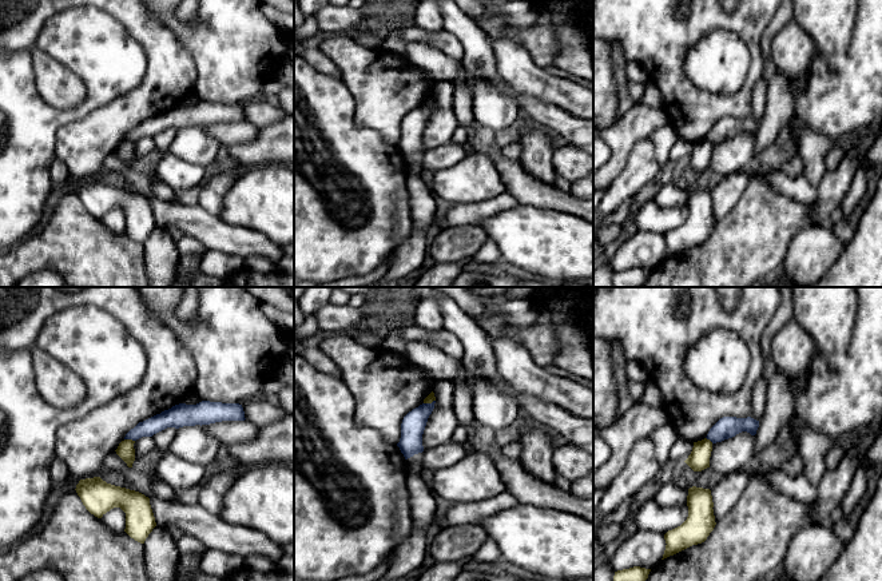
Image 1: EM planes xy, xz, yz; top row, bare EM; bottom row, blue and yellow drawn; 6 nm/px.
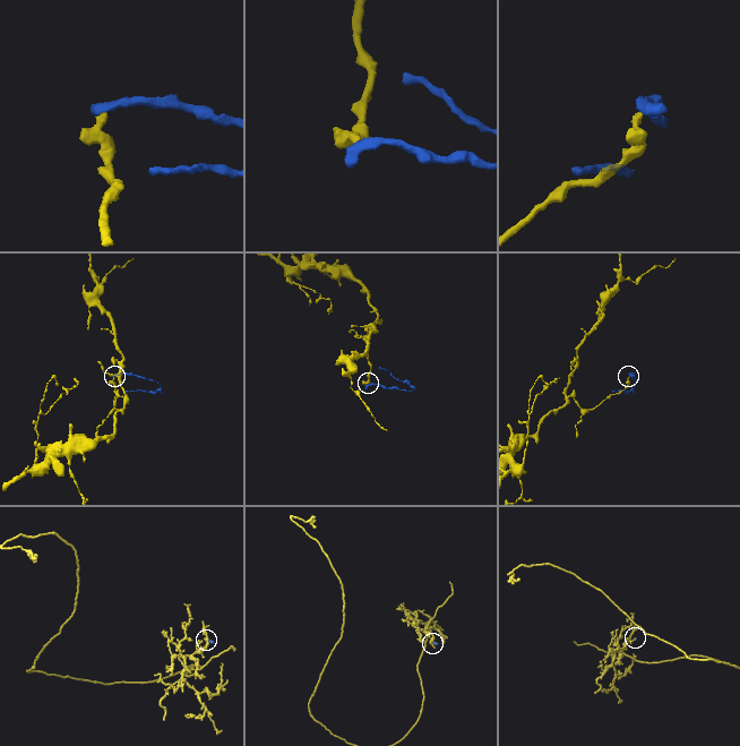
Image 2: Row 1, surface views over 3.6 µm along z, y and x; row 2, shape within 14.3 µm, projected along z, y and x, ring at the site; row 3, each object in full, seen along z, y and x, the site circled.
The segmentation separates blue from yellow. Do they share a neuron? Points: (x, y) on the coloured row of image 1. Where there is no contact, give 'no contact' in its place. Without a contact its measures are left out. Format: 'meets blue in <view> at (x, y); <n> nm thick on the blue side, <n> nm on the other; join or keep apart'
meets blue in xy at (130, 438); 100 nm thick on the blue side, 100 nm on the other; keep apart

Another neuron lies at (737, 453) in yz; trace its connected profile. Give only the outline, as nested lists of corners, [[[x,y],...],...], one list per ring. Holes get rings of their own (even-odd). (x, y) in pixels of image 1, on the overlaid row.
[[[742,431],[732,438],[712,443],[710,469],[722,477],[754,467],[756,459],[755,439],[747,431]]]

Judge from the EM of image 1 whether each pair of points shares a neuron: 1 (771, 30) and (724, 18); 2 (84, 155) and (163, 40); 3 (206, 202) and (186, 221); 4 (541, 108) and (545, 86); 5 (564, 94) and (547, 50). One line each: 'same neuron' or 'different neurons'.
1: different neurons
2: same neuron
3: different neurons
4: different neurons
5: different neurons

